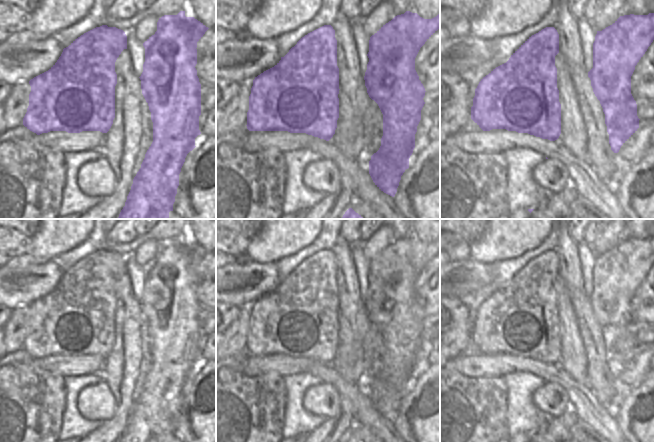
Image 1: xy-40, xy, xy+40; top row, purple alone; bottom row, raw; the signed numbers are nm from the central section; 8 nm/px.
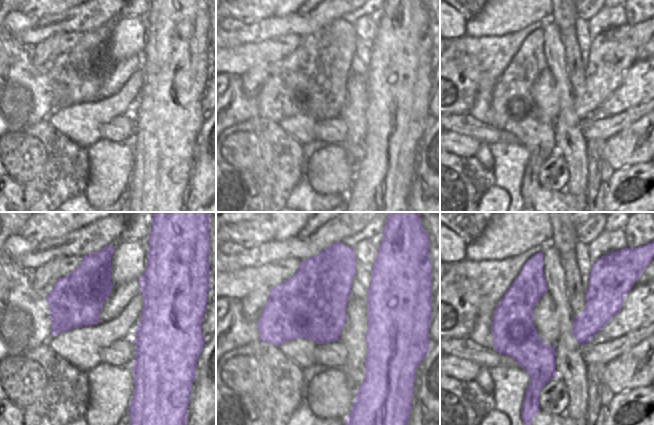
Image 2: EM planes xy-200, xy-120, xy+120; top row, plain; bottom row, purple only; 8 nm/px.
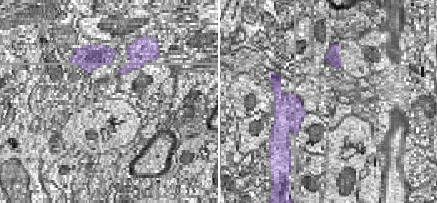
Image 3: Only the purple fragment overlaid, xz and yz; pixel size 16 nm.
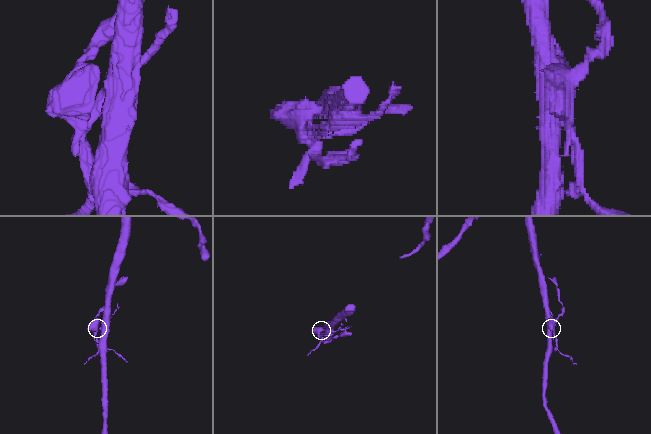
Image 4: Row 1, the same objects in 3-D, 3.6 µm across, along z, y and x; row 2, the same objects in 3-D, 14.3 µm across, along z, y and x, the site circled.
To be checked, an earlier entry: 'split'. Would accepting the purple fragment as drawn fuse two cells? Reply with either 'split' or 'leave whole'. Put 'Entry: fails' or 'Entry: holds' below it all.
split
Entry: holds

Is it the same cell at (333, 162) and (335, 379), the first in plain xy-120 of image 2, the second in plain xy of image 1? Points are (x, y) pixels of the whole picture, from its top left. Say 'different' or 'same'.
different

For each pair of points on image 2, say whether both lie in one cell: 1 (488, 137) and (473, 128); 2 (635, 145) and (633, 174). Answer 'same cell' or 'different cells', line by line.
1: same cell
2: different cells

